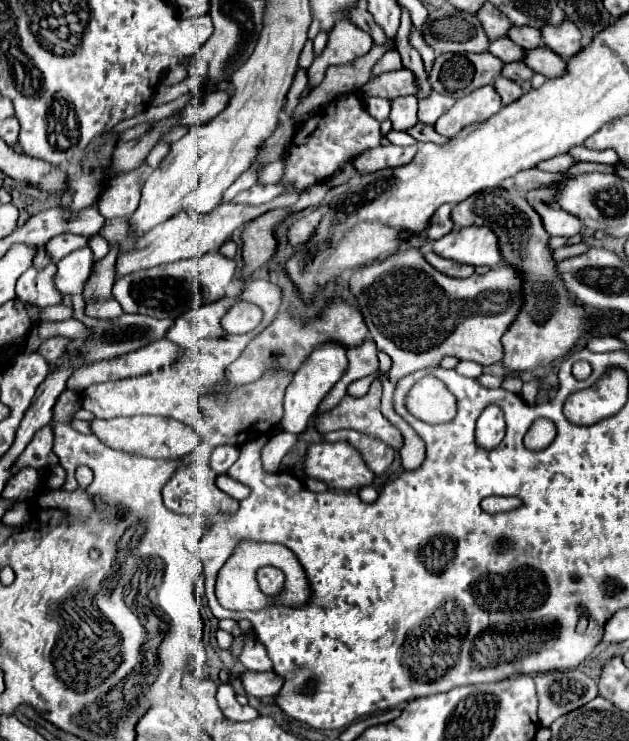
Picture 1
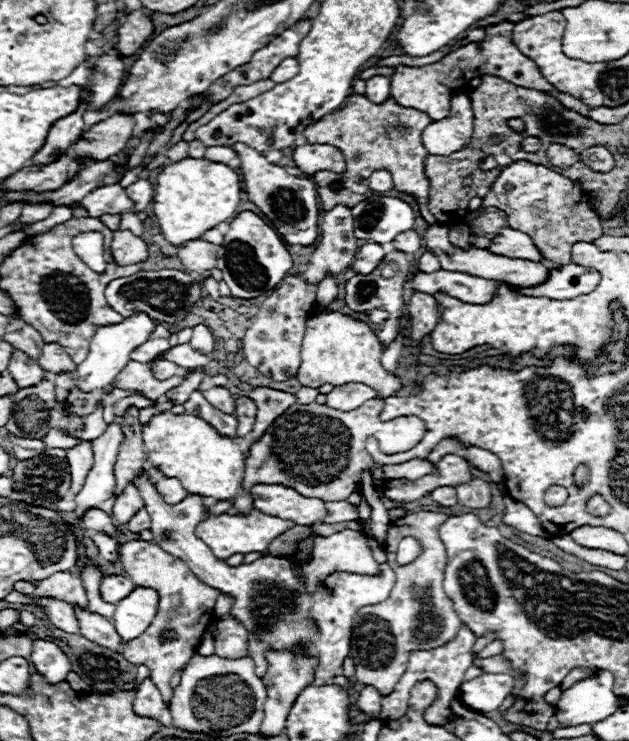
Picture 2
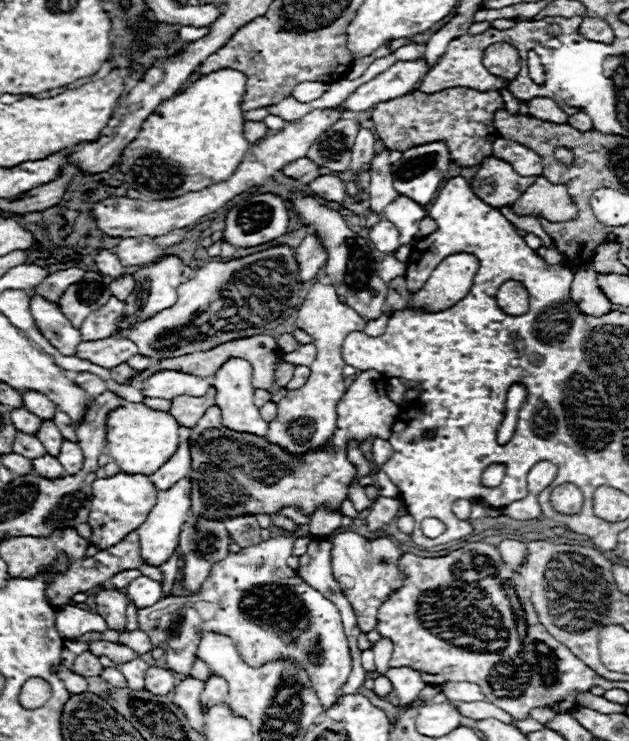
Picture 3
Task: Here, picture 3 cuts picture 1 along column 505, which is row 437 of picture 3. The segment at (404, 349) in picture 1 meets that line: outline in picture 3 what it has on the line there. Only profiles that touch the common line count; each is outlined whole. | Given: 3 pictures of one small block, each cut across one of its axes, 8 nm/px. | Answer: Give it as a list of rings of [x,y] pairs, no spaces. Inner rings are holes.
[[[314,282],[304,298],[304,304],[300,306],[296,326],[314,338],[318,356],[310,364],[312,374],[306,380],[306,384],[298,390],[288,390],[286,398],[278,402],[278,416],[270,422],[266,440],[270,444],[280,444],[280,448],[290,452],[292,456],[302,456],[308,450],[320,450],[322,446],[326,446],[336,432],[336,404],[346,392],[342,378],[342,342],[348,336],[348,332],[364,330],[366,320],[356,310],[340,302],[336,288],[332,288],[330,284]]]

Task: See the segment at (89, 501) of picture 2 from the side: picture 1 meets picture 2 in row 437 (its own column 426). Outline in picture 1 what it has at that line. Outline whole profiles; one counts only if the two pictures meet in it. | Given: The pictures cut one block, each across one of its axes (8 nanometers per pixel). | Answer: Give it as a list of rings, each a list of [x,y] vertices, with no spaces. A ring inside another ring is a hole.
[[[432,92],[426,100],[418,102],[418,120],[424,124],[436,124],[436,120],[448,110],[452,108],[456,100],[452,96],[444,96],[438,92]]]

